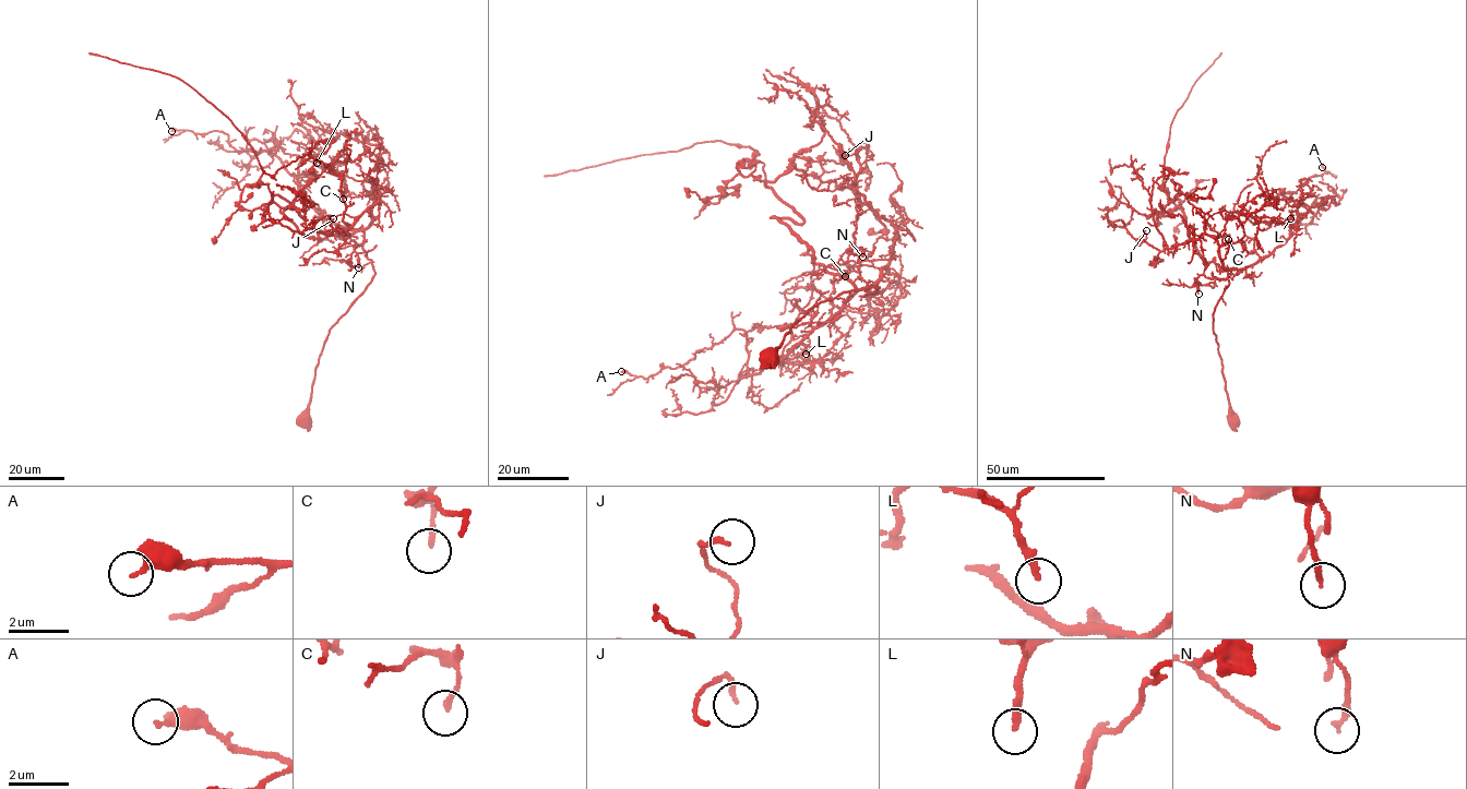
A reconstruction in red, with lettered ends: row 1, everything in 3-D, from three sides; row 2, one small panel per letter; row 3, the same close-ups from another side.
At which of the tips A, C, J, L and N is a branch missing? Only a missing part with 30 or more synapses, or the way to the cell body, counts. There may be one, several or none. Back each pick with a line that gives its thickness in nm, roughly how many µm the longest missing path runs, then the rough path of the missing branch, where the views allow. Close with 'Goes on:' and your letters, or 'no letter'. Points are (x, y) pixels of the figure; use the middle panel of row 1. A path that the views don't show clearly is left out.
L: calibre 240 nm; missing 30 µm; course (806, 354), (835, 341), (854, 308), (848, 303)
Goes on: L

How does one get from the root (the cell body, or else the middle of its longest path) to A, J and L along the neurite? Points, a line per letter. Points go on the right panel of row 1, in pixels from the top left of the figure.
A: (1232, 419), (1212, 322), (1228, 270), (1250, 266), (1283, 243), (1309, 207), (1281, 193), (1296, 193), (1322, 167)
J: (1232, 419), (1212, 322), (1215, 306), (1229, 284), (1218, 244), (1202, 234), (1159, 251), (1145, 241), (1146, 230)
L: (1232, 419), (1213, 313), (1229, 284), (1228, 270), (1250, 266), (1267, 256), (1289, 236), (1298, 211), (1290, 218)

